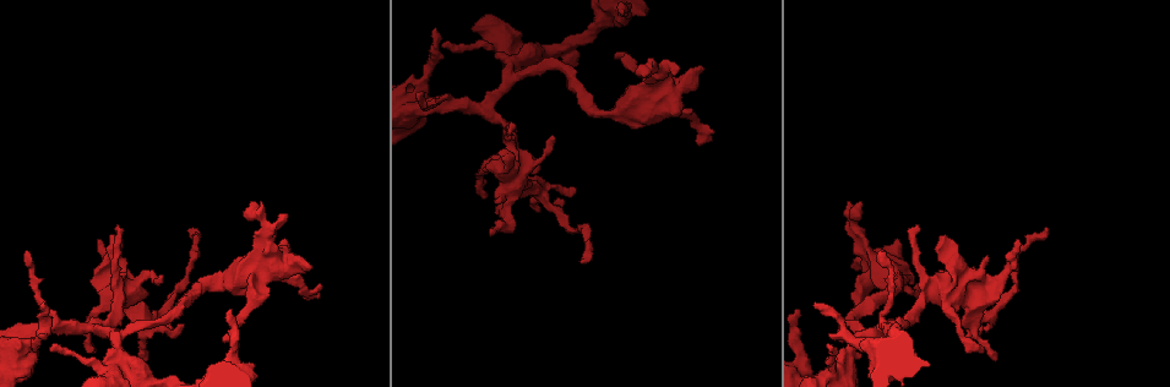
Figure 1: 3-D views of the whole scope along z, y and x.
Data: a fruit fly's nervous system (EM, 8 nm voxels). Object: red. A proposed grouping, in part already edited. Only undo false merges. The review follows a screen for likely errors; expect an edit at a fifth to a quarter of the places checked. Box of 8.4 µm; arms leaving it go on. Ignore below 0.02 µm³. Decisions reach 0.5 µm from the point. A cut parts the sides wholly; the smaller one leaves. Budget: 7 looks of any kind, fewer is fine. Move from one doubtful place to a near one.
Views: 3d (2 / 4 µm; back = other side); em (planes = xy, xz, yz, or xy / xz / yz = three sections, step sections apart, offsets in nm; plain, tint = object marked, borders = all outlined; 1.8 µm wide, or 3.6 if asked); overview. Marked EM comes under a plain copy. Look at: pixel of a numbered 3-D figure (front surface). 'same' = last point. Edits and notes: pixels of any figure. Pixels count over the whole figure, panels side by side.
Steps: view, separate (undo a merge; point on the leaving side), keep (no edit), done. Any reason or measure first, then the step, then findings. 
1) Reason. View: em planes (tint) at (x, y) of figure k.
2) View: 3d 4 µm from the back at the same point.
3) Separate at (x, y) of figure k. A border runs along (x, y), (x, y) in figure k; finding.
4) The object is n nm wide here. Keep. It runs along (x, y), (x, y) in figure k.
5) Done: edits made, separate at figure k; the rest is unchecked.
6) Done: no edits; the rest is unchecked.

Sharp bend. View: em 3.6 µm planes (tint) at (508, 175) of figure 1.

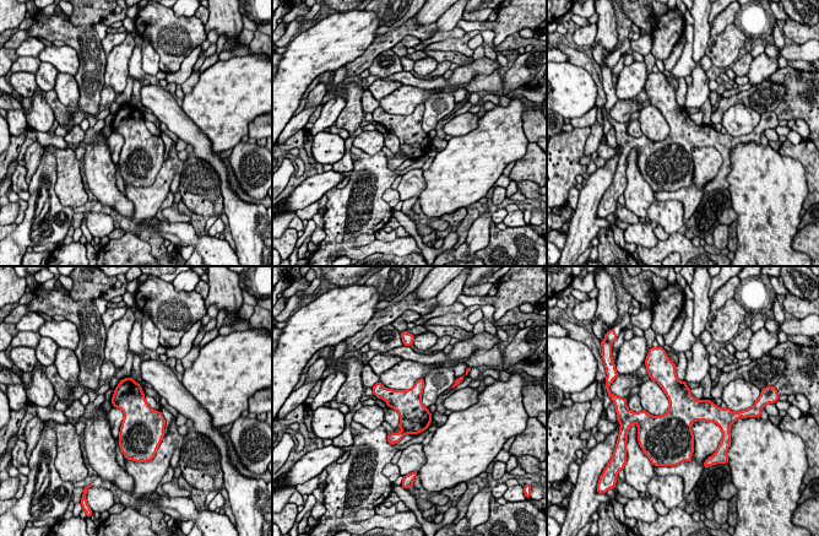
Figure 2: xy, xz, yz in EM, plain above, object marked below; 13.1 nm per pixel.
Keep. Continuous, no second neuron.

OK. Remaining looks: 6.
Three arms meet. View: 3d 4 µm at (893, 343) of figure 1.

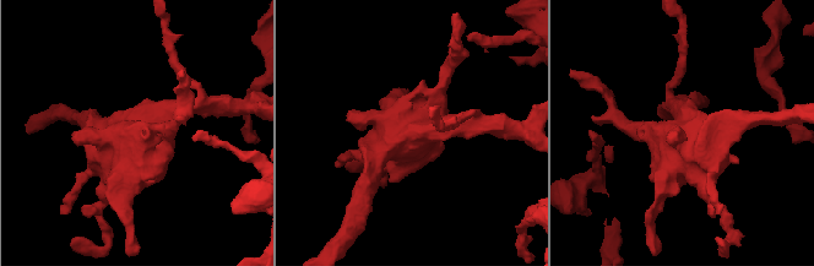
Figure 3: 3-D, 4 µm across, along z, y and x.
Need the tissue. View: em 3.6 µm planes (tint) at (431, 130) of figure 3.

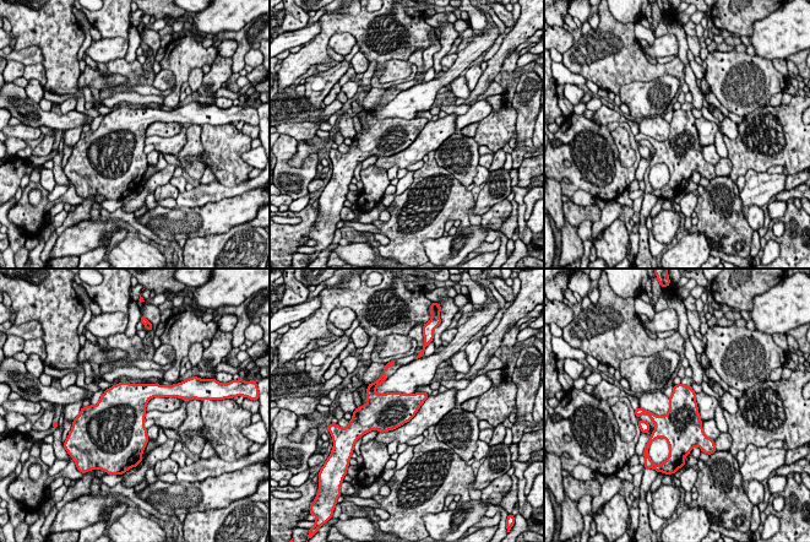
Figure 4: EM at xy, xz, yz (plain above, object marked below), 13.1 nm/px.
3 arms meet here. Keep. Continuous, no second neuron.

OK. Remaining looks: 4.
Sharp bend. View: 3d 4 µm at (672, 90) of figure 1.

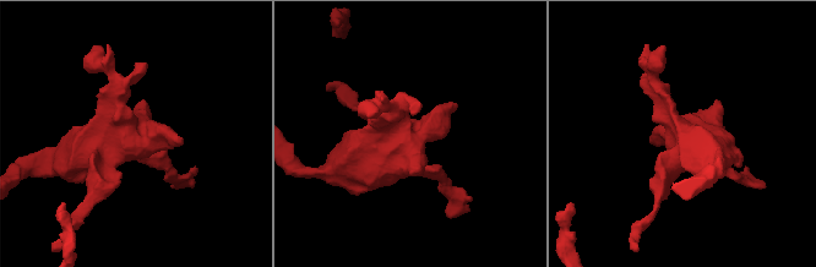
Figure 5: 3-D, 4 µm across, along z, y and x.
Now the EM. View: em 3.6 µm planes (tint) at (134, 139) of figure 5.

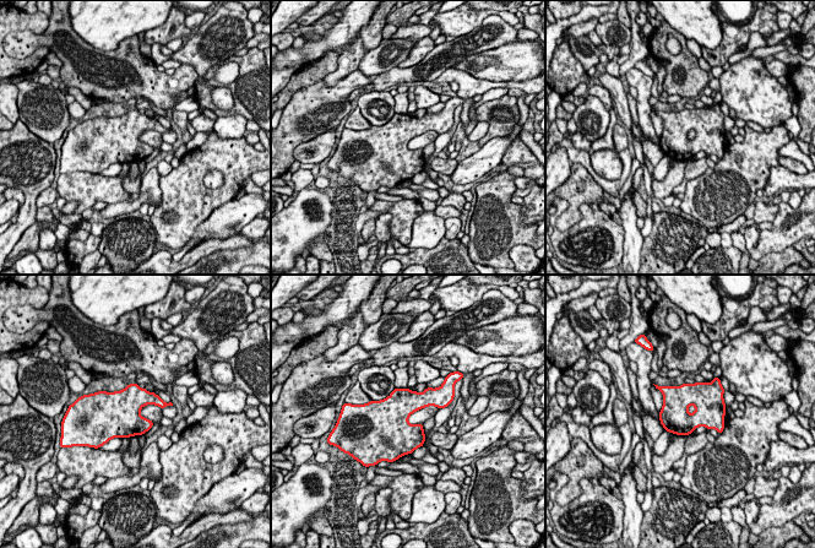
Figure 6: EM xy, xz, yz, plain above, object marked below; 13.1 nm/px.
Keep. One neuron here.

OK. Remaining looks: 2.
Done: no edits; the rest is unchecked.

